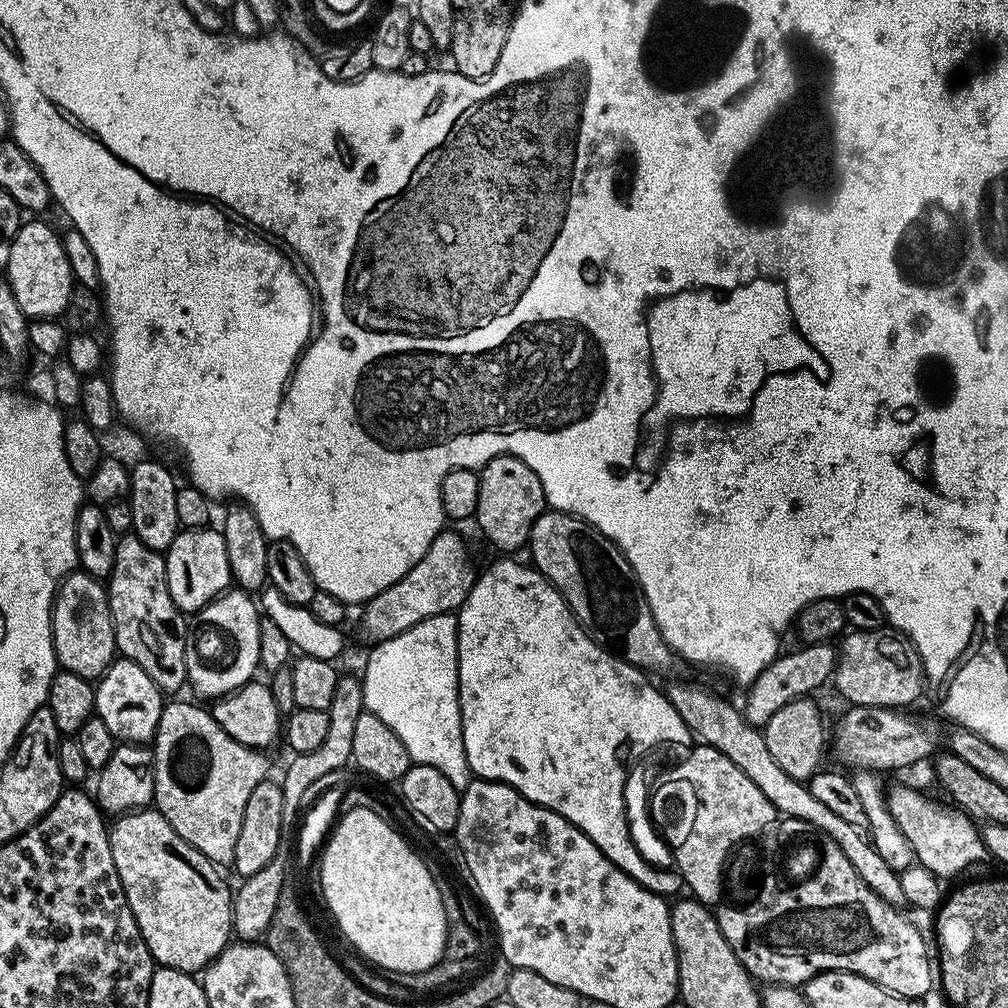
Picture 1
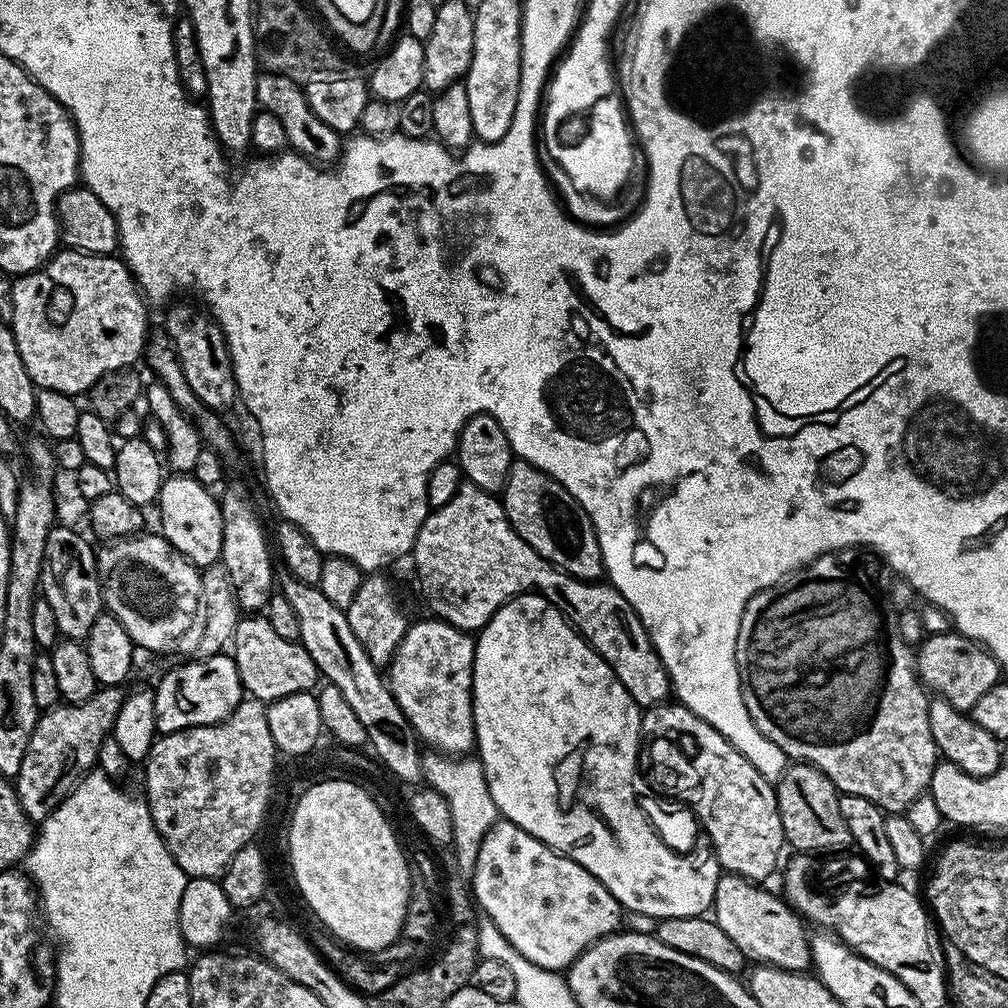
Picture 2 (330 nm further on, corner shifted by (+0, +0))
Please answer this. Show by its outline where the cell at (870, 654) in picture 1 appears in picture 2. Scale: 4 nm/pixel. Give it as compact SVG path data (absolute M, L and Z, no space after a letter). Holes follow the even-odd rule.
M955 630L929 635L919 645L916 657L916 674L929 693L942 698L954 710L971 713L974 702L995 684L1001 683L1002 673L996 659L981 644L960 635Z

